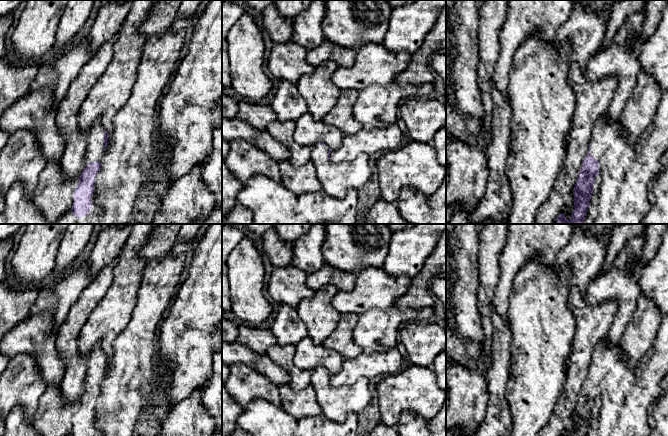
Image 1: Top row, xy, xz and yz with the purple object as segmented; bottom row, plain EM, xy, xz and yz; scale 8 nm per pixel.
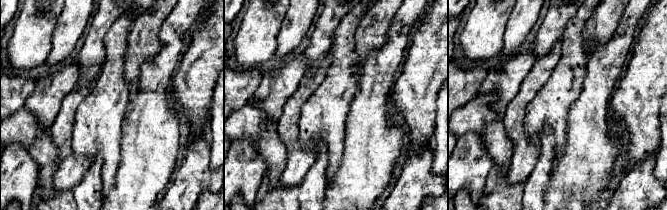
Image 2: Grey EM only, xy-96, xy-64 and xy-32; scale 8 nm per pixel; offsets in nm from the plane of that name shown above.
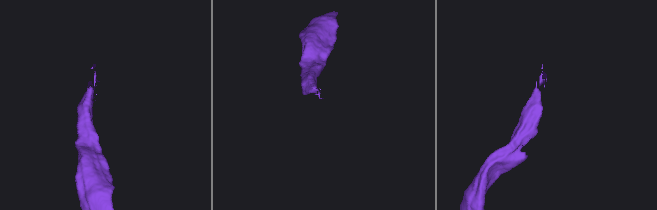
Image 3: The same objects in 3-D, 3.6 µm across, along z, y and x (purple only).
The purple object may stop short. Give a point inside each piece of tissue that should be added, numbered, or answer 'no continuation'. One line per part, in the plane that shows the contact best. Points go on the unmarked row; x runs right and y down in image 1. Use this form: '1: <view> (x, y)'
1: yz (609, 371)

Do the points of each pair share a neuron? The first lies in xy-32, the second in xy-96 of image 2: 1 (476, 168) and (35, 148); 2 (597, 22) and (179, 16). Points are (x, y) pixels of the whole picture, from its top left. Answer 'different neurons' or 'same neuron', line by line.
1: different neurons
2: different neurons

